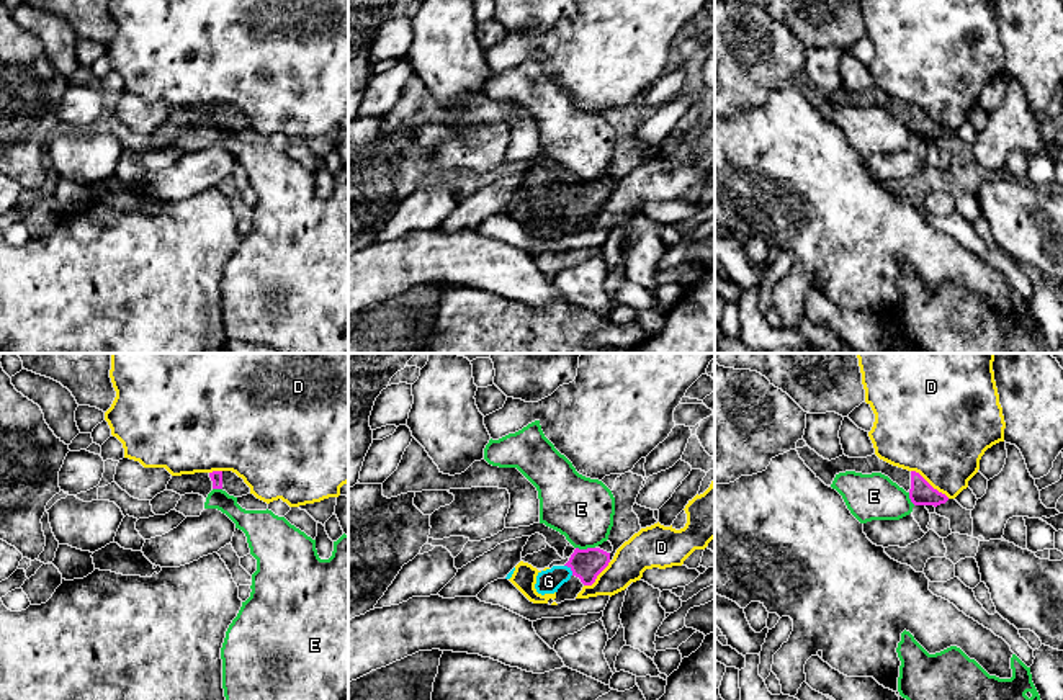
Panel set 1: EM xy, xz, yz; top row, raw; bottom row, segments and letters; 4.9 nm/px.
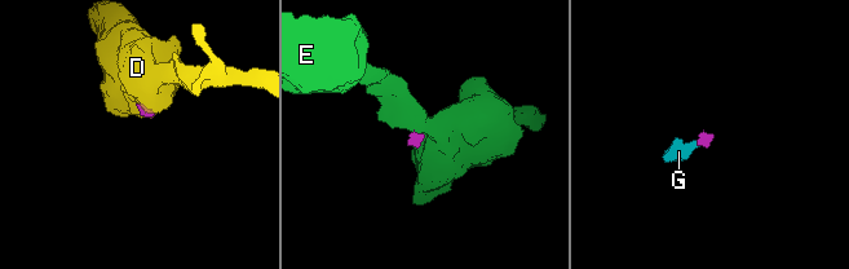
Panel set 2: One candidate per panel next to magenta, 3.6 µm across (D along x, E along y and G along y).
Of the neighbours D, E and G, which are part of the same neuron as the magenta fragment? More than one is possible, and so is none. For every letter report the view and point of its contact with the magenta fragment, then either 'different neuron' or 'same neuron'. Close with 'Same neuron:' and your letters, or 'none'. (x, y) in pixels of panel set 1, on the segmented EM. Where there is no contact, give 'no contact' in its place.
D: contact yz (929, 484); different neuron
E: contact xz (587, 548); different neuron
G: contact xz (571, 569); same neuron
Same neuron: G

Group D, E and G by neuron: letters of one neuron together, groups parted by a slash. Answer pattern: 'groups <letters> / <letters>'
groups D / E / G

